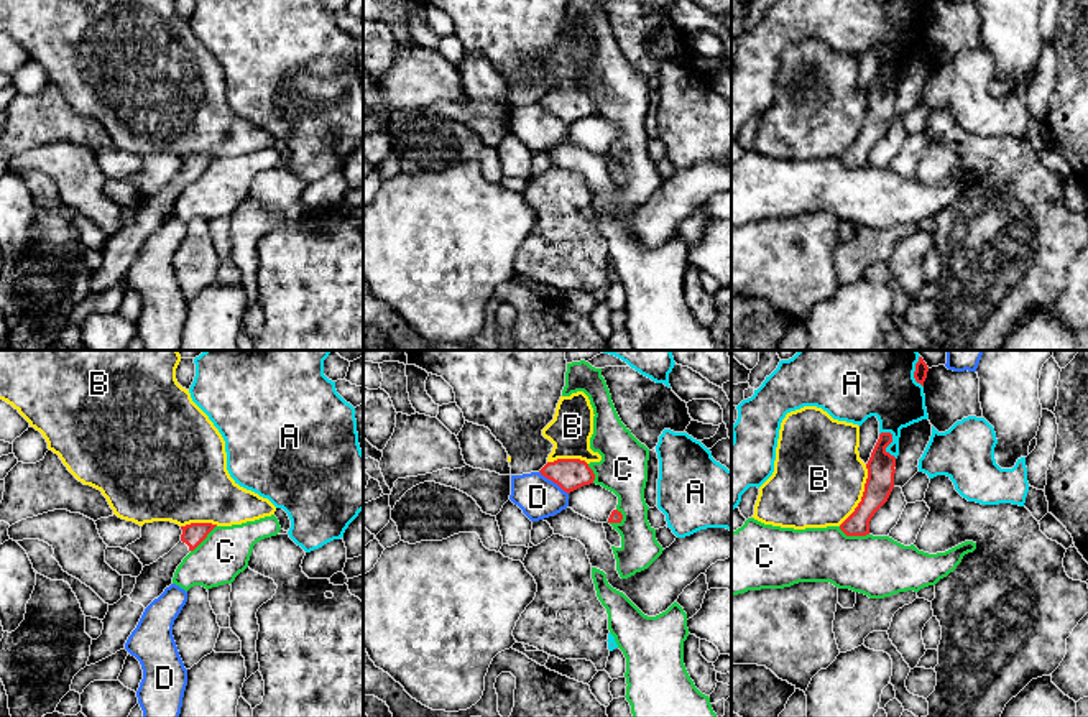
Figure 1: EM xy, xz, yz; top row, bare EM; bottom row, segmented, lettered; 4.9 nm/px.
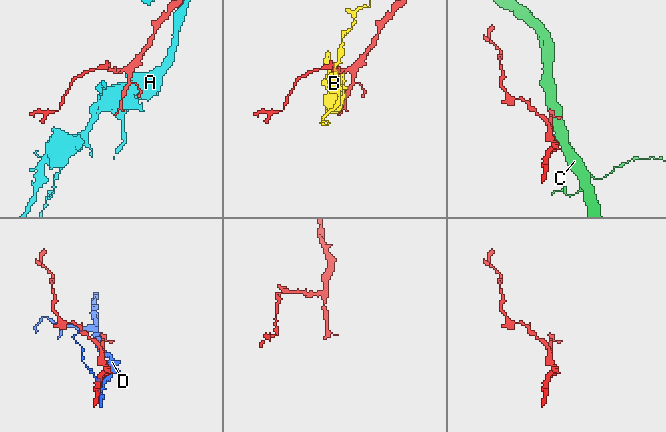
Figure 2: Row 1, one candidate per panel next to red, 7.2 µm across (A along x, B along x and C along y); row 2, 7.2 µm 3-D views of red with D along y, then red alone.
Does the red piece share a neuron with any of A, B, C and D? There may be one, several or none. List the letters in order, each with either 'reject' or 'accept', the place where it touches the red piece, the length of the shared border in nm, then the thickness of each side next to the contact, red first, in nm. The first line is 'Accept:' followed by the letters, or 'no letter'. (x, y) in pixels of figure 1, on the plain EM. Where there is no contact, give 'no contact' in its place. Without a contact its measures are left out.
Accept: no letter
A: reject; meets red in yz at (891, 73); contact 150 nm long; 140 nm thick on the red side, 260 nm on the other
B: reject; meets red in yz at (863, 127); contact 340 nm long; 140 nm thick on the red side, 460 nm on the other
C: reject; meets red in yz at (853, 166); contact 160 nm long; 130 nm thick on the red side, 300 nm on the other
D: reject; meets red in xz at (554, 114); contact 180 nm long; 160 nm thick on the red side, 200 nm on the other

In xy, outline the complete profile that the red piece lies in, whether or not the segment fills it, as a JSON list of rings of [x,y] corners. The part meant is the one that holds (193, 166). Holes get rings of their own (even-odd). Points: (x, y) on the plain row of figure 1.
[[[191,155],[181,158],[181,173],[156,194],[143,199],[141,206],[136,209],[133,224],[123,227],[117,235],[108,237],[108,243],[102,252],[102,266],[92,271],[87,298],[125,280],[145,240],[173,215],[177,197],[215,158],[217,156],[212,155]]]

